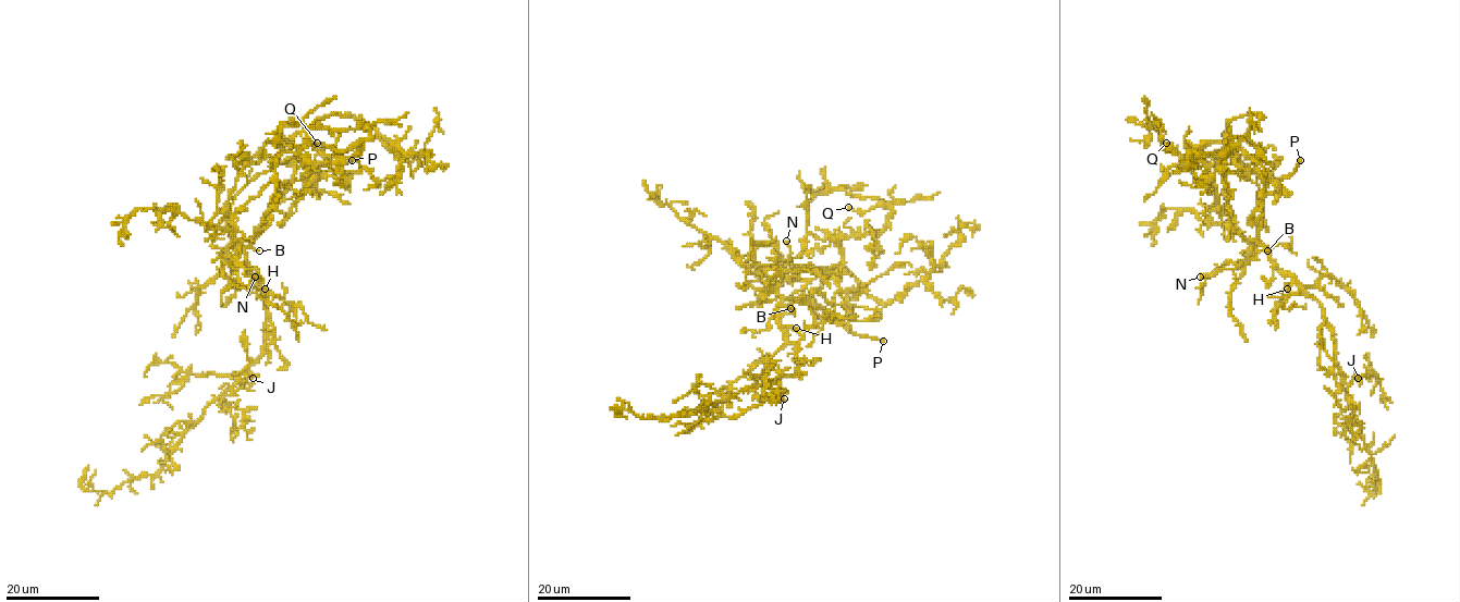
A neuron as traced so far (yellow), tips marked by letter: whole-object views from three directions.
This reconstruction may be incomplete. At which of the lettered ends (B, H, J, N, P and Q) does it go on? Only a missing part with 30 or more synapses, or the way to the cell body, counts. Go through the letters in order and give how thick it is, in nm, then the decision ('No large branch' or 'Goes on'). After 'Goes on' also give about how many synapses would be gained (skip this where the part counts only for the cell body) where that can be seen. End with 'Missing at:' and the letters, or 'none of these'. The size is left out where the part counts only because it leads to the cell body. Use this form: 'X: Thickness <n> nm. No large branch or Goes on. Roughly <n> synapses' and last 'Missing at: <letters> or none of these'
B: Thickness 130 nm. Goes on. Roughly 50 synapses
H: Thickness 90 nm. No large branch
J: Thickness 130 nm. No large branch
N: Thickness 180 nm. No large branch
P: Thickness 340 nm. Goes on
Q: Thickness 240 nm. No large branch
Missing at: B, P

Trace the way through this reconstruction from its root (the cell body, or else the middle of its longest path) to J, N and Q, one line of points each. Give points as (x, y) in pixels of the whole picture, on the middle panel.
J: (786, 300), (776, 308), (776, 320), (795, 347), (796, 372), (783, 375), (770, 384), (772, 391), (784, 398)
N: (786, 300), (769, 289), (788, 260), (790, 248), (786, 241)
Q: (786, 300), (836, 317), (839, 285), (829, 277), (842, 247), (833, 240), (876, 235), (892, 210), (848, 207)

